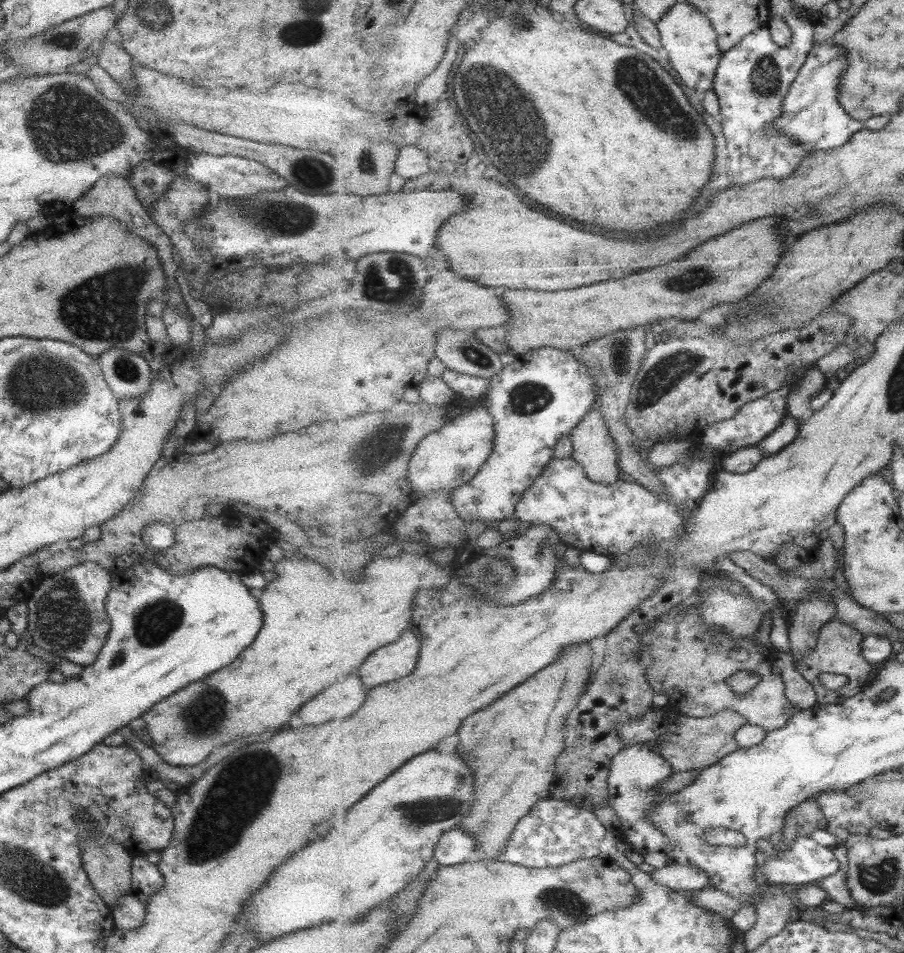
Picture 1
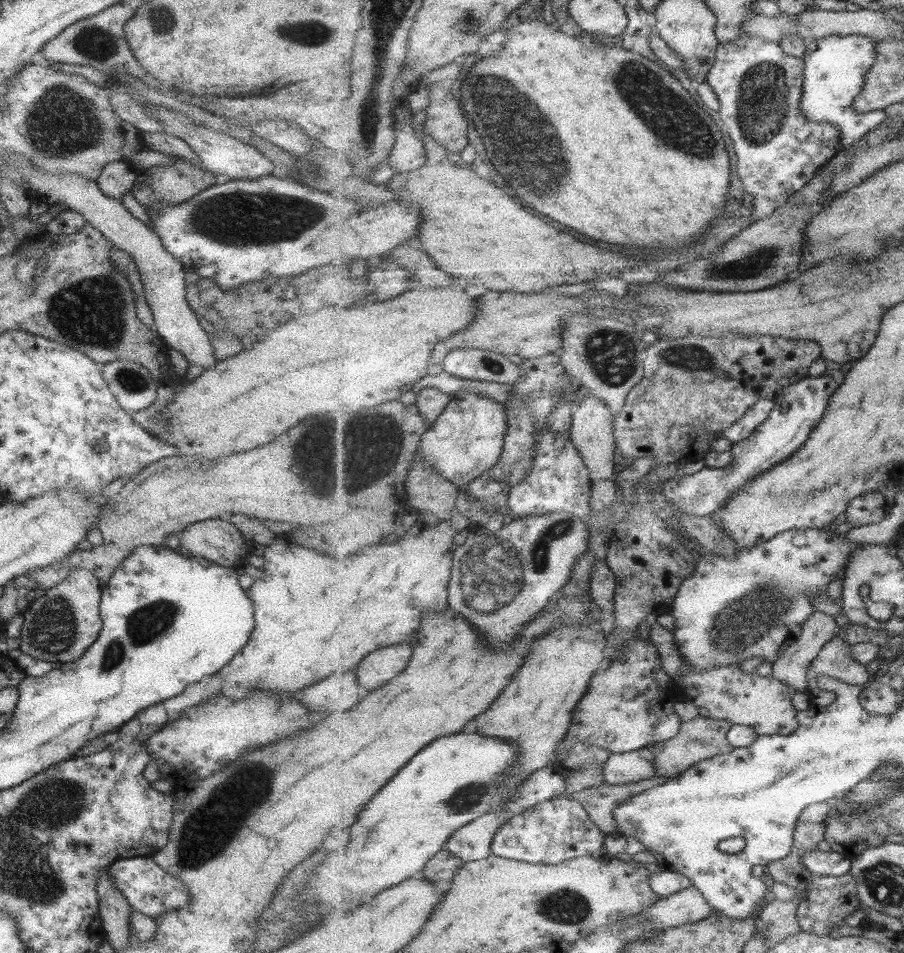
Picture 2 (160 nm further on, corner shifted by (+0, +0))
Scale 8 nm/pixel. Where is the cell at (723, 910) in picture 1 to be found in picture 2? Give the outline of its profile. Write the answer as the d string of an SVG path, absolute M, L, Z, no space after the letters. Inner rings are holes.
M695 886L684 888L671 897L660 899L653 907L640 913L640 920L650 920L654 926L665 929L703 920L712 912L719 911L711 907L705 896Z

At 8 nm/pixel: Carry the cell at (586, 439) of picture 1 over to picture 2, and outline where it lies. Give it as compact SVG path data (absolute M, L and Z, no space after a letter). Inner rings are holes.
M591 394L583 397L579 402L575 402L575 408L573 408L574 420L570 438L580 450L593 481L613 478L613 474L616 474L615 462L613 462L616 449L615 416L609 407L604 400L601 400L601 397Z

